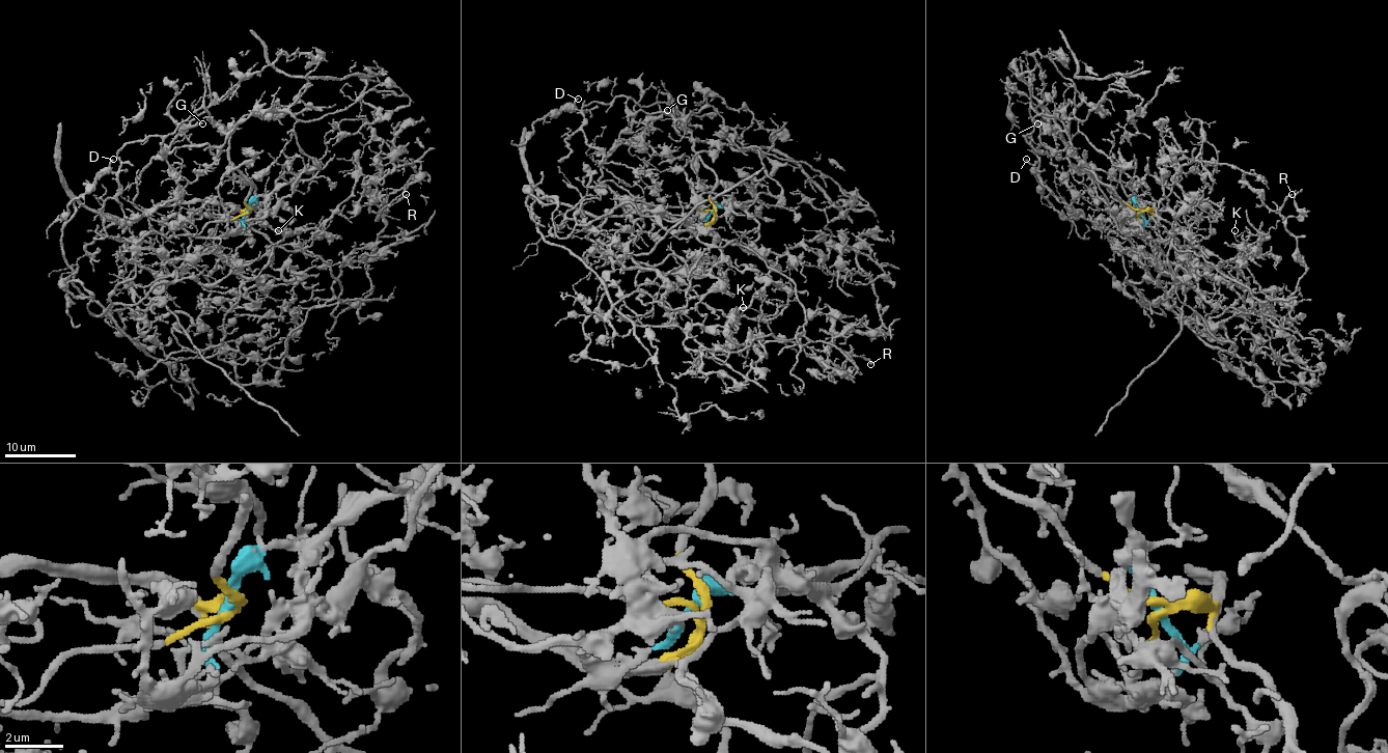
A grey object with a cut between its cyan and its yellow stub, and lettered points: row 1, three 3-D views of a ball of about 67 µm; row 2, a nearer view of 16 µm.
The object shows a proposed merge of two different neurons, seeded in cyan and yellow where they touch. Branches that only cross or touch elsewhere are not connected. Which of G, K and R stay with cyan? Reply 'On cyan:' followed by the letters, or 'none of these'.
On cyan: none of these

